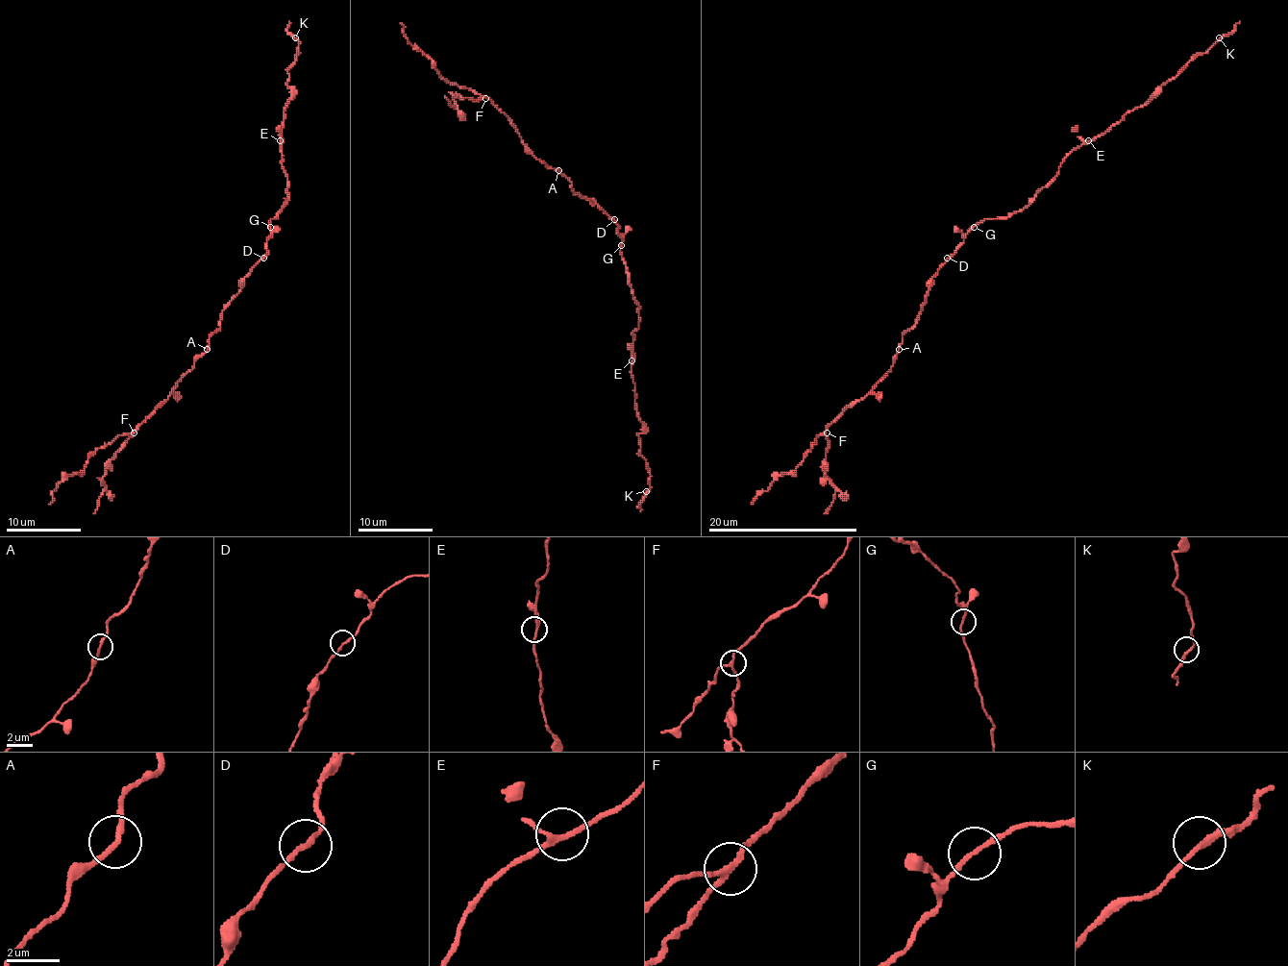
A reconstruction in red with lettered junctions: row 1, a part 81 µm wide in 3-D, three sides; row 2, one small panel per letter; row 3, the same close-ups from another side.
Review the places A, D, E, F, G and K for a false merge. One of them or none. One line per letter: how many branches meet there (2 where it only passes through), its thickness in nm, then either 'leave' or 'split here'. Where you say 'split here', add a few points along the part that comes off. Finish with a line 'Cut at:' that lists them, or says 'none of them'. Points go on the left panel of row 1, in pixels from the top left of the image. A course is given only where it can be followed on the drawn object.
A: 2 | 200 nm | leave
D: 2 | 170 nm | leave
E: 3 | 180 nm | leave
F: 3 | 180 nm | split here | (135, 433), (111, 461), (99, 506), (93, 513)
G: 2 | 170 nm | leave
K: 2 | 220 nm | leave
Cut at: F

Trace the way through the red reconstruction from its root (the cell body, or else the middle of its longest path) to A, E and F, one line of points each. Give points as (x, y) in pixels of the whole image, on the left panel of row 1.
A: (263, 258), (244, 279), (240, 291), (222, 312), (220, 327), (209, 338), (207, 349)
E: (263, 258), (270, 234), (268, 222), (280, 213), (287, 198), (280, 140)
F: (263, 258), (244, 279), (240, 291), (222, 312), (220, 327), (209, 338), (209, 347), (135, 433)

